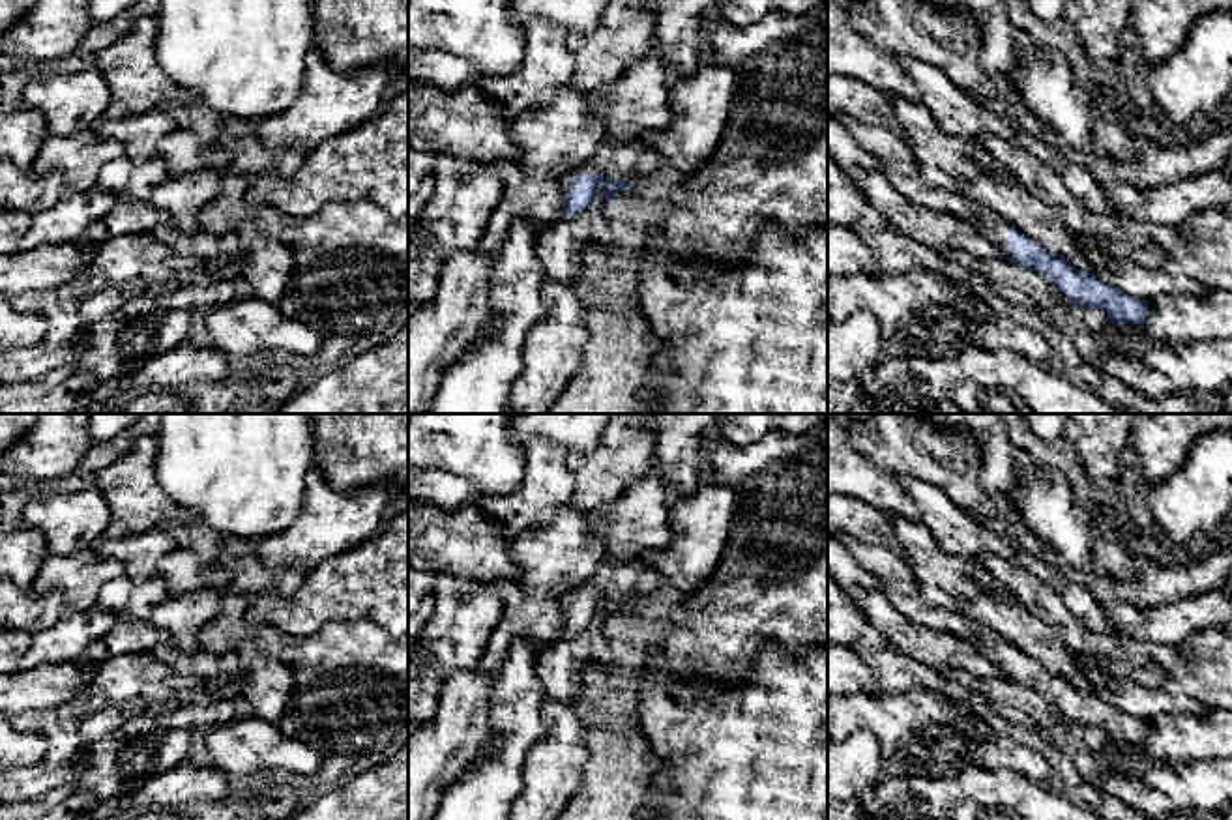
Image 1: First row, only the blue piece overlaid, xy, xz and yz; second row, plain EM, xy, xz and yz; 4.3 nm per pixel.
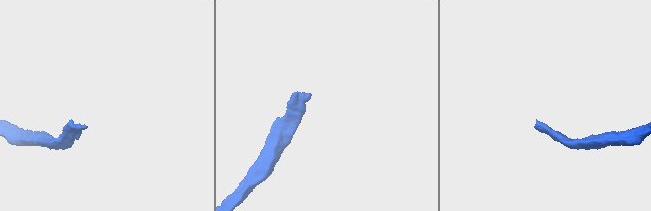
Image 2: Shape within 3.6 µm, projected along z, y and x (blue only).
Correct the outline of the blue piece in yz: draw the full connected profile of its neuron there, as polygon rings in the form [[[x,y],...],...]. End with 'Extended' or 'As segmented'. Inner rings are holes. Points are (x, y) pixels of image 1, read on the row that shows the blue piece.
[[[979,219],[970,223],[1004,251],[1004,258],[1047,277],[1075,307],[1101,309],[1116,326],[1138,326],[1148,318],[1150,301],[1107,285],[1092,270],[1078,271],[1065,256],[1047,251],[1013,227]]]. Extended

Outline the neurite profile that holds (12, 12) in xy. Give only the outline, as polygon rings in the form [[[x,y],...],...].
[[[0,0],[0,36],[17,24],[34,4],[36,0]]]

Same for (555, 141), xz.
[[[571,82],[560,86],[550,101],[513,120],[509,137],[519,146],[524,170],[543,178],[573,178],[603,140],[605,120],[597,99]]]

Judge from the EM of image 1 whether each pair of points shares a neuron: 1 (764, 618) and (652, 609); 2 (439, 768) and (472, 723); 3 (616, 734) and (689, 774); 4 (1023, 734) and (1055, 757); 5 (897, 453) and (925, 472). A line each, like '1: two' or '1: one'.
1: one
2: one
3: two
4: one
5: one

